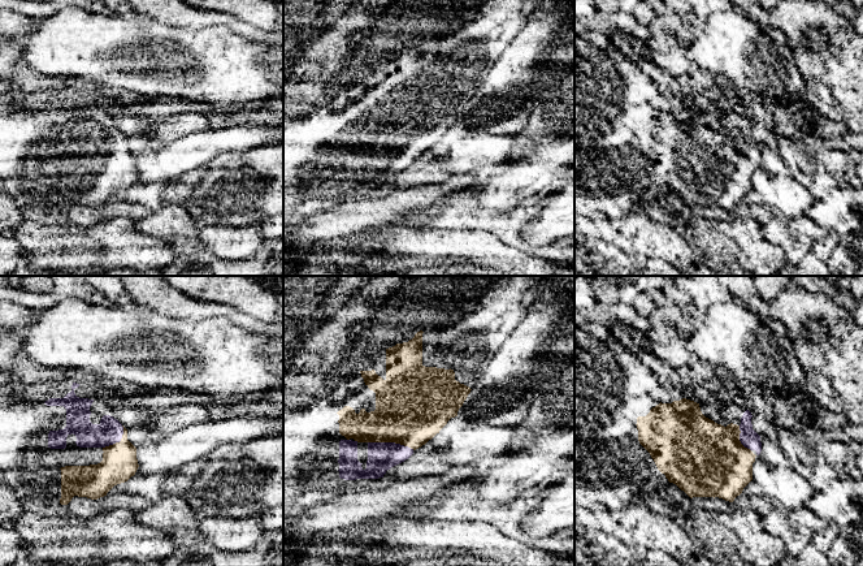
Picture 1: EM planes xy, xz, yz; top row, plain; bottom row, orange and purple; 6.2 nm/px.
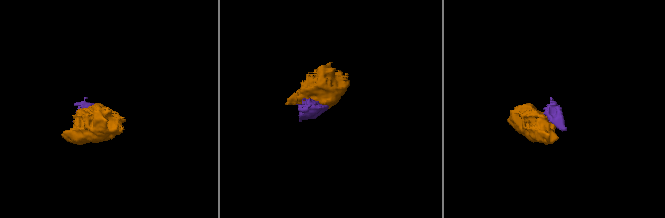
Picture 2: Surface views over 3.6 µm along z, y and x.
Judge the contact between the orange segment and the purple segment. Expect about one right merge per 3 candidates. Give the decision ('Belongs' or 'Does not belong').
Belongs

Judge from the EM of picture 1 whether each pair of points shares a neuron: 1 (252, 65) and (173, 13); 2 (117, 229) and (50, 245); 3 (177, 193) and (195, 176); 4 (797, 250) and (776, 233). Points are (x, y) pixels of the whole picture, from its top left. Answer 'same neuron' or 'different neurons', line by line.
1: different neurons
2: same neuron
3: same neuron
4: same neuron

